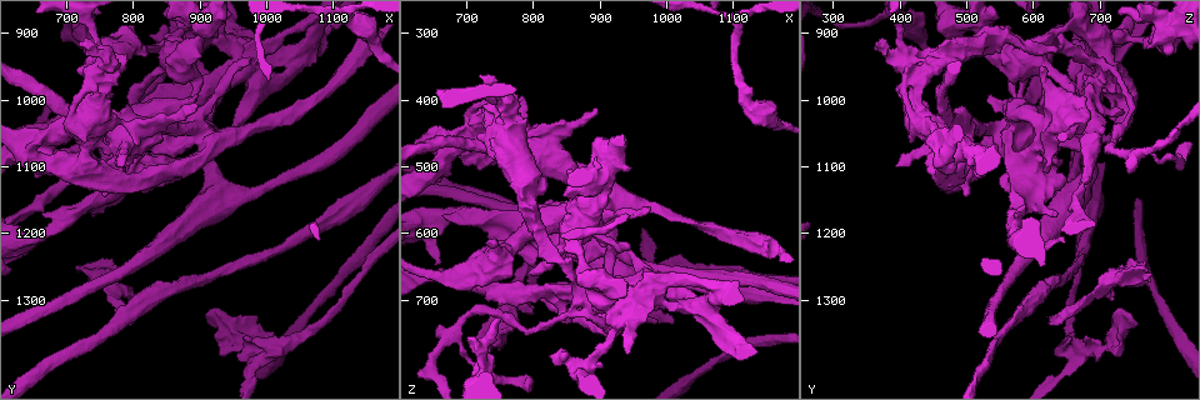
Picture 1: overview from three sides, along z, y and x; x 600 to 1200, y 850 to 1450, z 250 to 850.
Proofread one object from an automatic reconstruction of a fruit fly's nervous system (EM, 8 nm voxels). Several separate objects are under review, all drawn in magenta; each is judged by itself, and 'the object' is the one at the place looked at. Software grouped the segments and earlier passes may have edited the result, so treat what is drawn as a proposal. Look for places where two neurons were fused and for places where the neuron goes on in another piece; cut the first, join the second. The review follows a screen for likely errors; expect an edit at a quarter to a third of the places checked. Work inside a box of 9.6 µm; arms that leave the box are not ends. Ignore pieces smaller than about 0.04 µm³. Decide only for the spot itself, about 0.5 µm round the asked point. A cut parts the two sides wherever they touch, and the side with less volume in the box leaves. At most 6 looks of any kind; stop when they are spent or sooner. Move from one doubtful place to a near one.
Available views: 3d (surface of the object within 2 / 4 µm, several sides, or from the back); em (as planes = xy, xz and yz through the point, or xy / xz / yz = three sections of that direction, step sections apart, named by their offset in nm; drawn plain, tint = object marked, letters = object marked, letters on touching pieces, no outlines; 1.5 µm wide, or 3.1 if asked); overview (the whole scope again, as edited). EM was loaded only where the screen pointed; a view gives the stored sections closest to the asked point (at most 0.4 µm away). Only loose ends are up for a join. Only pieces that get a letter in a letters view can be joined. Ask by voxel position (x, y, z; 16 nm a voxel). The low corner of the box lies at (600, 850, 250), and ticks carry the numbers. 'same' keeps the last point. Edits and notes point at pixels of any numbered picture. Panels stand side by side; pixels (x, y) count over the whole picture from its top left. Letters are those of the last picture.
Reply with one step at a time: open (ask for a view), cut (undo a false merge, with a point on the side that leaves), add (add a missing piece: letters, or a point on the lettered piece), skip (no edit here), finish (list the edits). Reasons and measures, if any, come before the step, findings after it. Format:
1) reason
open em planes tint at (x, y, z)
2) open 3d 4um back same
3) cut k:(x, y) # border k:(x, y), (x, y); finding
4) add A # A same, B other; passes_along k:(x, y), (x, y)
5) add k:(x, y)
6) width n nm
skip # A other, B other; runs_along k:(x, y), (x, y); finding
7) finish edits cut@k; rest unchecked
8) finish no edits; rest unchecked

closes a loop
open 3d 4um at (790, 910, 530)

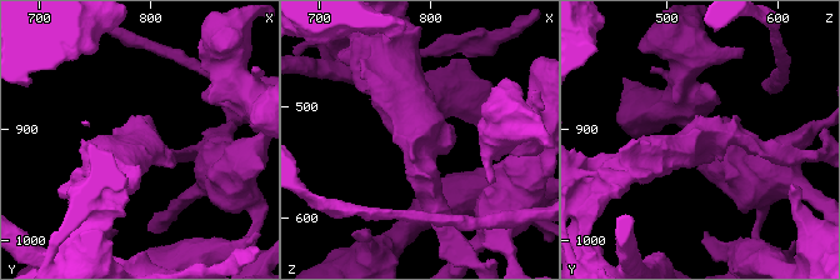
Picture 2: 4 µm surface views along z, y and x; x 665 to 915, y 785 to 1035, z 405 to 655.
need the tissue
open em planes letters at (792, 908, 530)

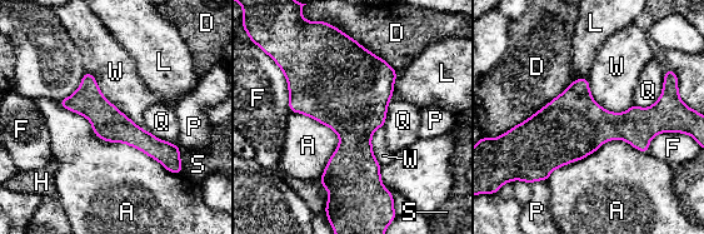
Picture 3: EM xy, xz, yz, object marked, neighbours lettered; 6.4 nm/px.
skip # A other, D other, F other, H other, L other, P other, Q other, S other, W other; border 3:(85, 70), (111, 103), (146, 130); all the same neuron

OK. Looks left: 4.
sudden change in width
open 3d 2um at (1040, 1360, 650)

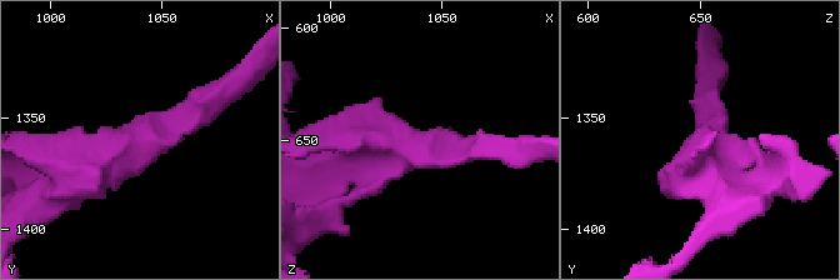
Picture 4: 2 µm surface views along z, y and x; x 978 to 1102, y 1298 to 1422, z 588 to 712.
arm_widths 190, 380 nm; shape alone is not enough
open em xy step 4 plain at (1042, 1359, 653)

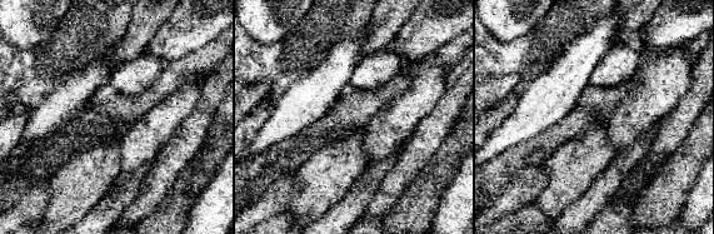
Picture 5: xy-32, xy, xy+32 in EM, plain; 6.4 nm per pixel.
open em xy step 4 letters same

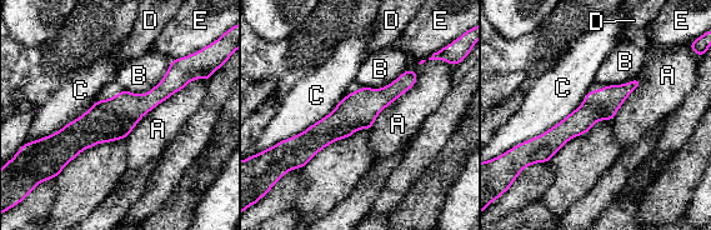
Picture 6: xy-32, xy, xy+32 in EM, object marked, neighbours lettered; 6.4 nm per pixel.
longest_contact A 600 nm
skip # A other, B other, C other, D other, E other; border 6:(170, 61), (146, 93), (123, 89); all the same neuron

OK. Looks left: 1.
finish no edits; rest unchecked

